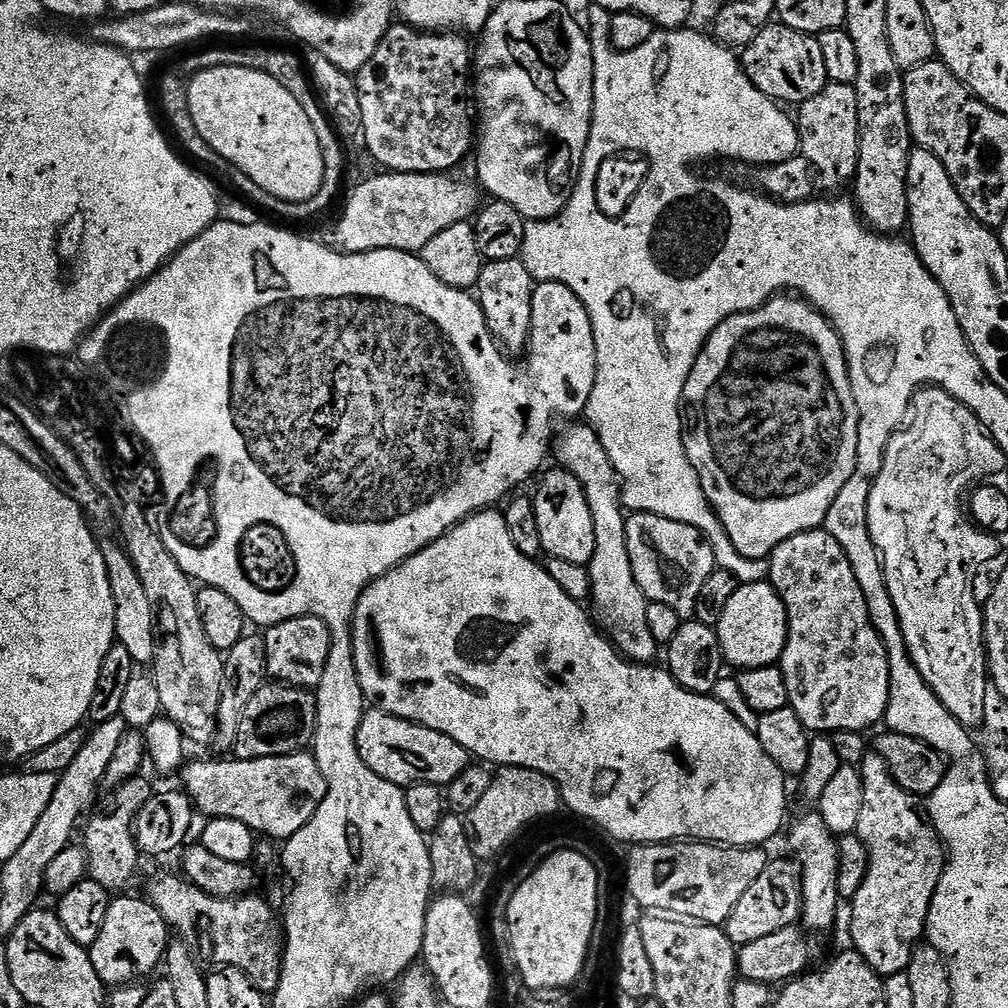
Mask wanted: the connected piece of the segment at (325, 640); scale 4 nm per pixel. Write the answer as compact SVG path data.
M297 614L286 622L273 624L263 633L266 642L266 666L273 681L288 684L291 688L314 690L325 683L328 659L332 649L332 631L316 614Z

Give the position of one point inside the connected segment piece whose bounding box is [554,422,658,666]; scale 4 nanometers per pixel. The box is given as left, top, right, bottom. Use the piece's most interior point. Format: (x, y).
(619, 608)

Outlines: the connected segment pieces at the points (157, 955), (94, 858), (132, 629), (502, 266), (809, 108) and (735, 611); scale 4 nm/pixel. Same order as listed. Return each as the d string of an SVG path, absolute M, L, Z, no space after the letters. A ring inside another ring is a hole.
M120 894L109 903L102 934L88 949L88 956L98 970L98 978L106 986L132 986L156 967L161 967L170 943L170 929L164 915L147 899L135 900L129 894Z
M131 776L128 781L119 785L113 791L116 793L112 796L112 812L94 817L84 832L82 847L88 852L88 876L109 894L123 893L127 889L124 887L135 878L136 867L142 861L140 847L136 845L136 818L142 806L146 806L146 802L154 794L154 787L152 788L146 776Z
M115 539L100 540L102 558L106 562L106 574L110 578L110 594L114 594L114 626L116 627L115 643L126 646L133 665L151 665L156 658L156 608L150 606L150 597L142 586L142 578L138 578L138 570L134 570L134 562L130 562L123 543ZM116 543L116 544L115 544Z
M520 258L487 261L474 292L480 301L480 309L496 343L505 353L523 353L527 349L528 339L532 336L534 315L534 281L523 261Z
M829 82L822 94L814 94L806 103L799 105L798 127L800 130L799 155L809 160L817 177L828 184L844 184L855 181L858 166L860 127L858 126L858 94L851 84Z
M763 583L741 584L734 598L730 598L730 603L726 605L722 622L718 622L715 626L725 661L731 667L733 664L736 670L776 664L786 646L788 611L771 583Z

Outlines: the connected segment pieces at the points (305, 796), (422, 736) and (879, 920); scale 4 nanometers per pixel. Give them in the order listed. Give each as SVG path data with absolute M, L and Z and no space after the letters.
M308 750L253 760L216 759L220 760L196 760L183 765L182 788L192 799L197 813L205 812L208 818L221 816L246 822L253 832L261 837L273 836L277 842L298 834L314 818L328 793L326 778L322 778L322 770L318 770L318 762Z
M379 710L365 711L362 722L358 726L358 754L362 754L362 762L374 770L386 782L394 782L401 786L414 784L439 784L447 786L466 770L470 763L470 753L454 738L442 734L438 730L430 730L412 720L403 720L391 716L389 712Z
M874 750L858 761L864 782L862 814L858 818L855 835L862 838L868 855L868 874L858 894L850 902L852 908L851 947L866 961L879 976L890 977L907 972L910 958L918 942L923 941L928 927L930 902L944 877L946 853L944 841L936 833L932 819L928 817L925 801L910 794L890 774L886 762Z

